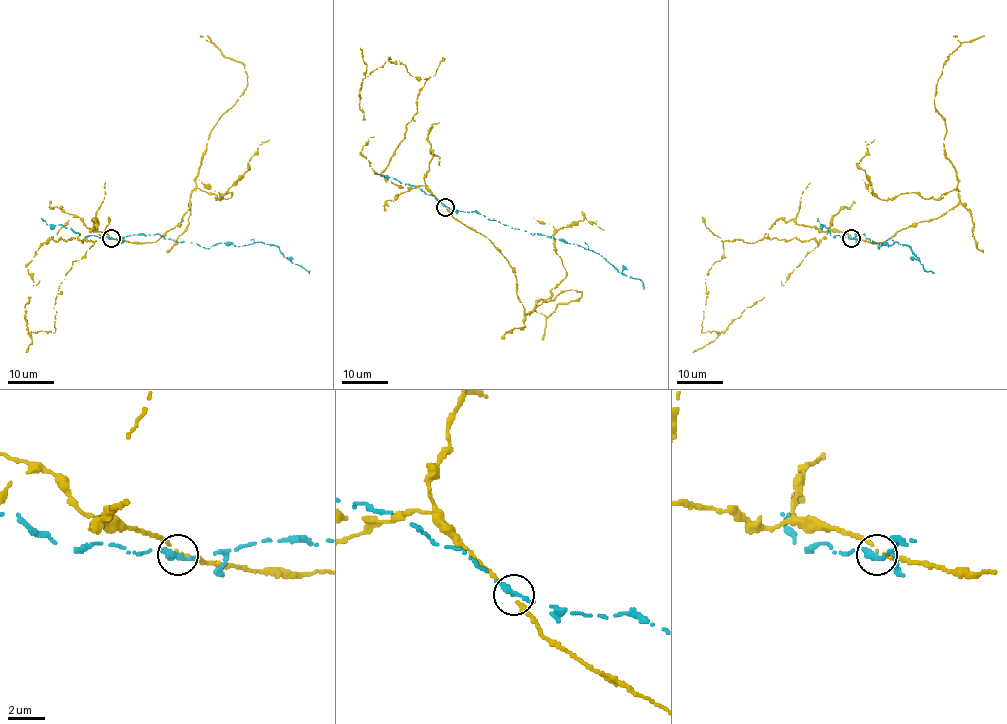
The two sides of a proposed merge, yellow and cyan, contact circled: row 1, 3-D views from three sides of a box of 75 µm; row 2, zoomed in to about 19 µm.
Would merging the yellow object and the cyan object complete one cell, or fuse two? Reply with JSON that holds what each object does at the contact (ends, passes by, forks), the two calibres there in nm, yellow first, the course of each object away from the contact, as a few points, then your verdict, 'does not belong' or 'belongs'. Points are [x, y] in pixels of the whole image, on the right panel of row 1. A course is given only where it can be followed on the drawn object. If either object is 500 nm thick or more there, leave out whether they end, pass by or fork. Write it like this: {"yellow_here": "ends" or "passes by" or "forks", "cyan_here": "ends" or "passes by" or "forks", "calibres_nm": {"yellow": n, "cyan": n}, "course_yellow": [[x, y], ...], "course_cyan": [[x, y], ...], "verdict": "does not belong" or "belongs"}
{"yellow_here": "passes by", "cyan_here": "passes by", "calibres_nm": {"yellow": 120, "cyan": 320}, "course_yellow": [[851, 237], [830, 228], [831, 217], [818, 242], [724, 240], [705, 279], [701, 331], [723, 332], [764, 296]], "course_cyan": [[851, 238], [865, 233], [879, 249], [883, 243], [908, 245], [925, 269], [933, 273]], "verdict": "does not belong"}

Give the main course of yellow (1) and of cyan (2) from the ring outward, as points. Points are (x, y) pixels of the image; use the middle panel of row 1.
1: (445, 206), (424, 185), (398, 187), (381, 174), (428, 78), (411, 76), (388, 57), (363, 79), (363, 119)
2: (445, 206), (456, 211), (479, 212), (508, 226), (562, 239), (597, 253), (619, 272), (641, 280), (643, 289)

